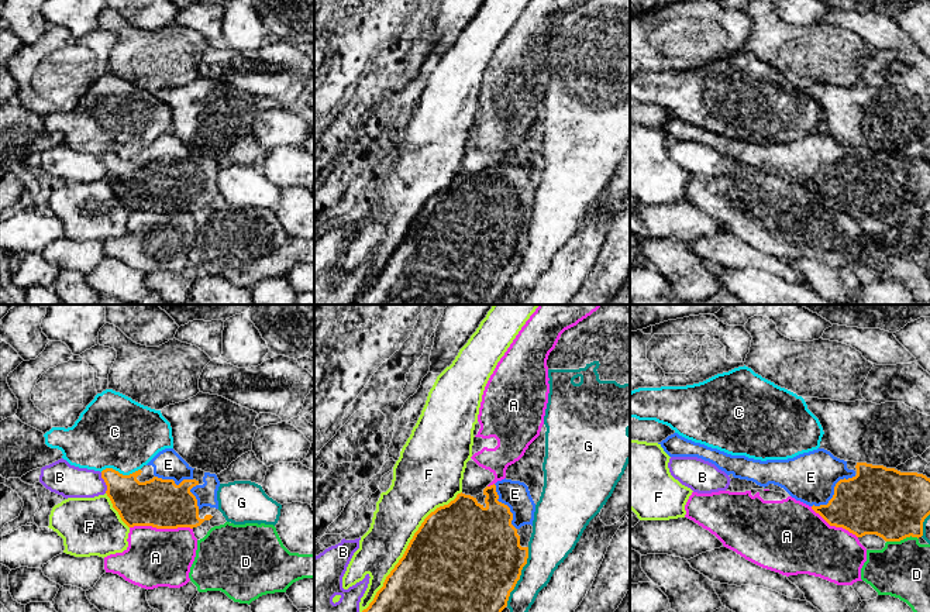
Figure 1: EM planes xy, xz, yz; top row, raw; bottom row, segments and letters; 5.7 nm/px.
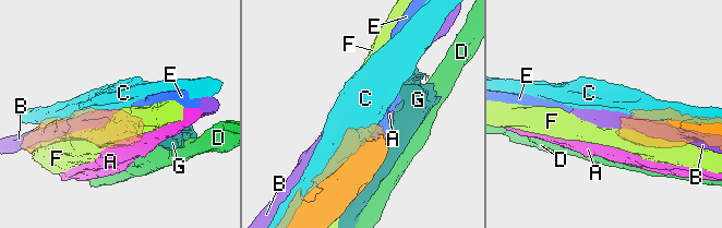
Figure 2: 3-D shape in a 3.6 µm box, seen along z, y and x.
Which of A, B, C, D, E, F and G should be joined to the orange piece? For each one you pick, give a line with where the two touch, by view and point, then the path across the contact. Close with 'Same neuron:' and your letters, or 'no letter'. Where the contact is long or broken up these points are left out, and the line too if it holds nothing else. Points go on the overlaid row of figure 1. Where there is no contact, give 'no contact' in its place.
E: contact yz (834, 491)
Same neuron: E

